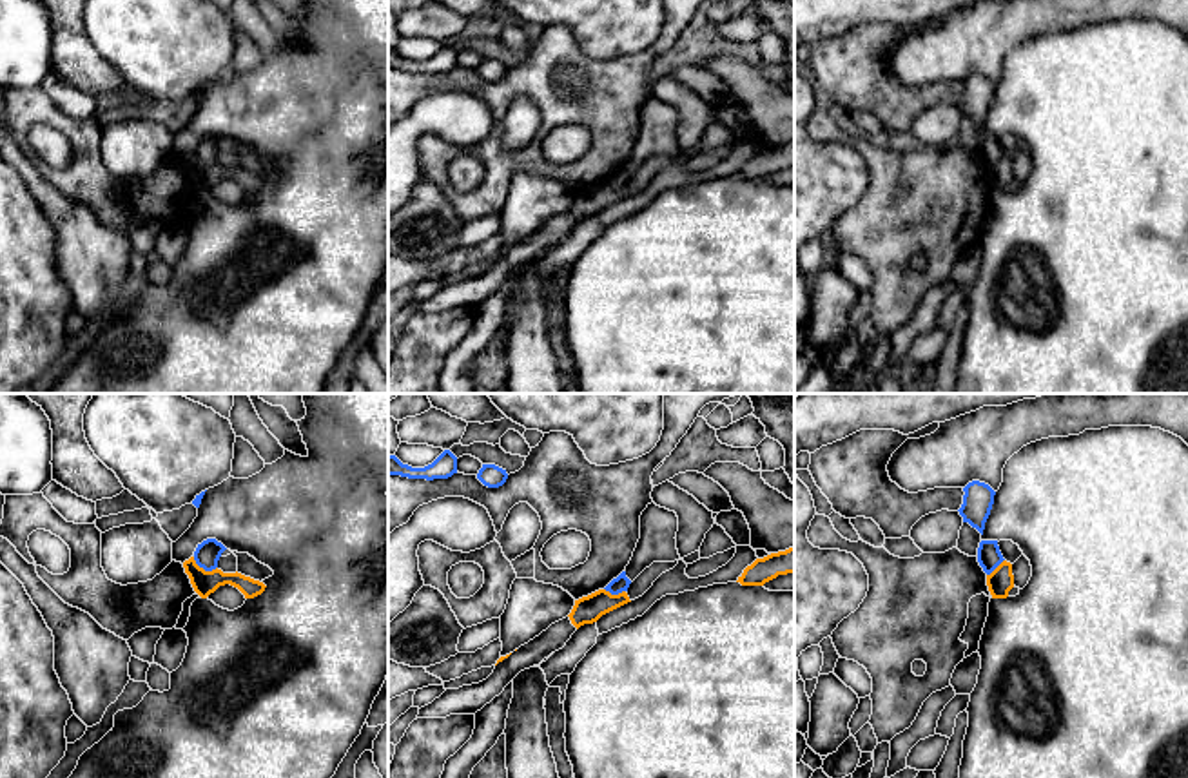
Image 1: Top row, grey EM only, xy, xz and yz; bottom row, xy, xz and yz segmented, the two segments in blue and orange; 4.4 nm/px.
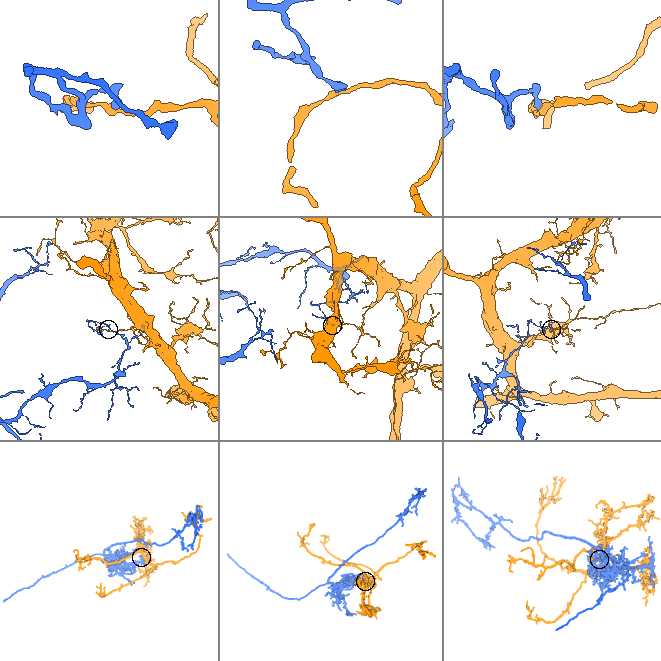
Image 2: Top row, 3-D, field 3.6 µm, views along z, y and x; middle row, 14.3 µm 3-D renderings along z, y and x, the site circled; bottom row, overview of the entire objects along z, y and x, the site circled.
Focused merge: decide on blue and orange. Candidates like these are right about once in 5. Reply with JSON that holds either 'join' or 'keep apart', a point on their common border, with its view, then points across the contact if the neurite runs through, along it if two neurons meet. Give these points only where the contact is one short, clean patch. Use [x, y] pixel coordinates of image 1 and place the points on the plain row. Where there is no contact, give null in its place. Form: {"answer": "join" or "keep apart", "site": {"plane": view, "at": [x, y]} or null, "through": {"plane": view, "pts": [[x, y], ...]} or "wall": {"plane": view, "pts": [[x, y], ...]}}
{"answer": "keep apart", "site": {"plane": "xy", "at": [204, 162]}, "wall": {"plane": "xy", "pts": [[193, 151], [205, 164], [216, 162]]}}

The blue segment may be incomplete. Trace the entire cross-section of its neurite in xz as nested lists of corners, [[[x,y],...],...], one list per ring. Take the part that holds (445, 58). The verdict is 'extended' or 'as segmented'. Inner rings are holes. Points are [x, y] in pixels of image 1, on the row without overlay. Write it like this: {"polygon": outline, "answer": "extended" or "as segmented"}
{"polygon": [[[444,44],[432,58],[424,62],[412,62],[403,58],[395,49],[388,49],[388,69],[401,69],[408,73],[448,73],[457,67],[457,51]]], "answer": "as segmented"}

